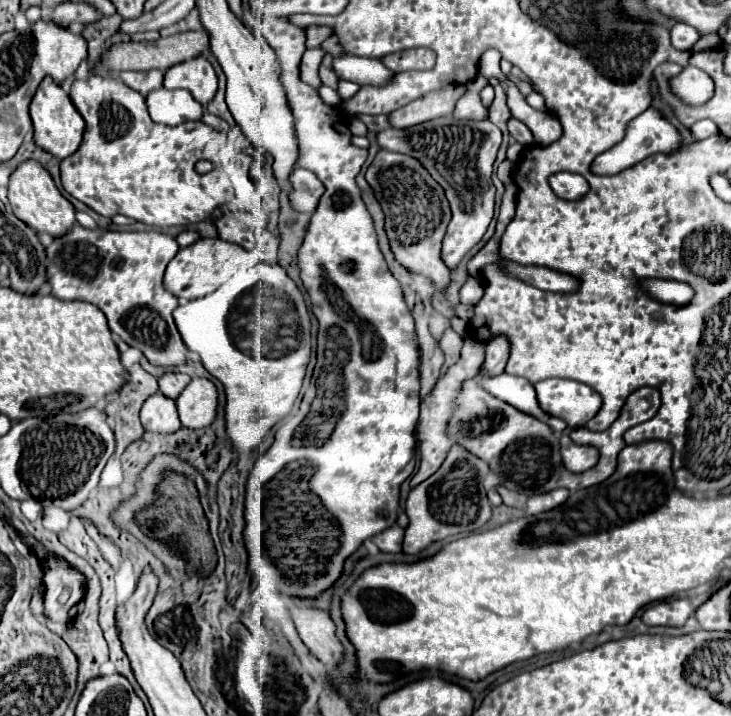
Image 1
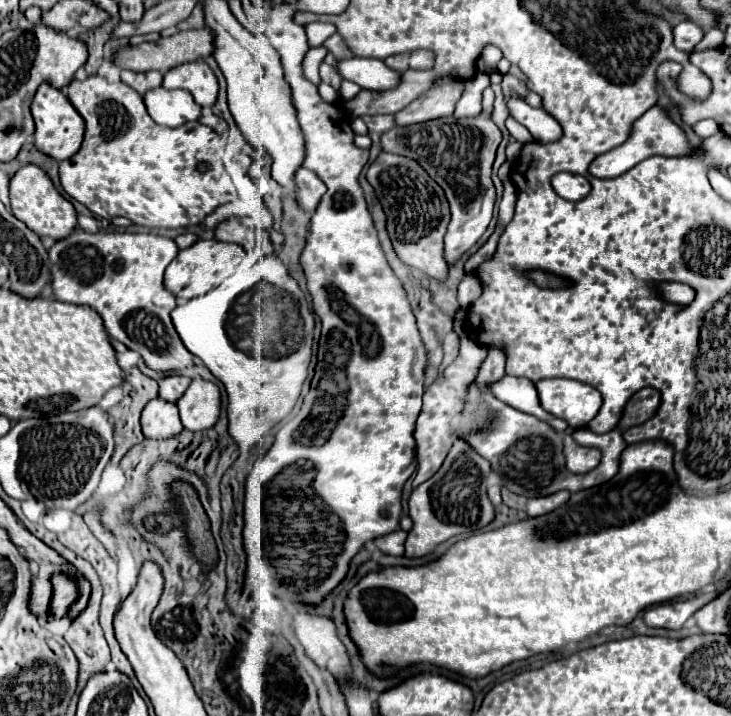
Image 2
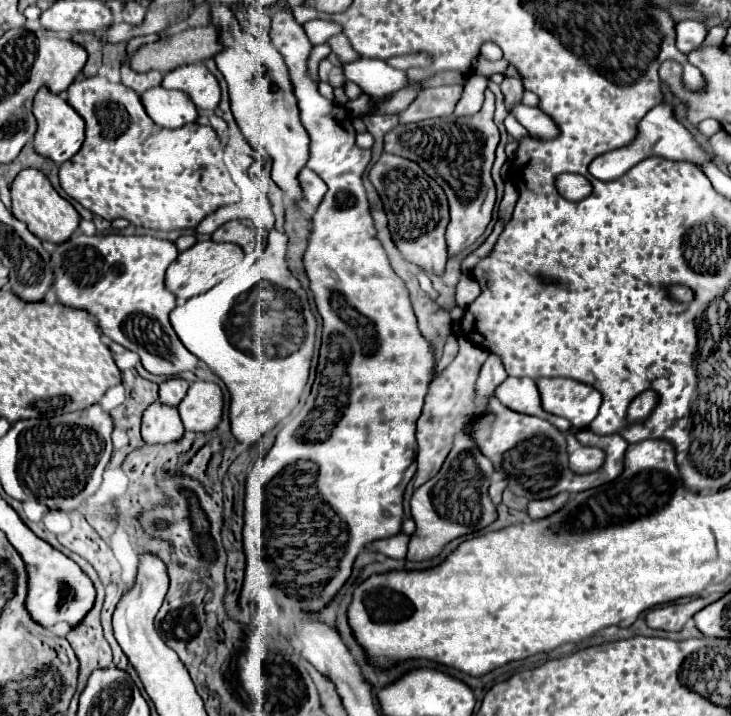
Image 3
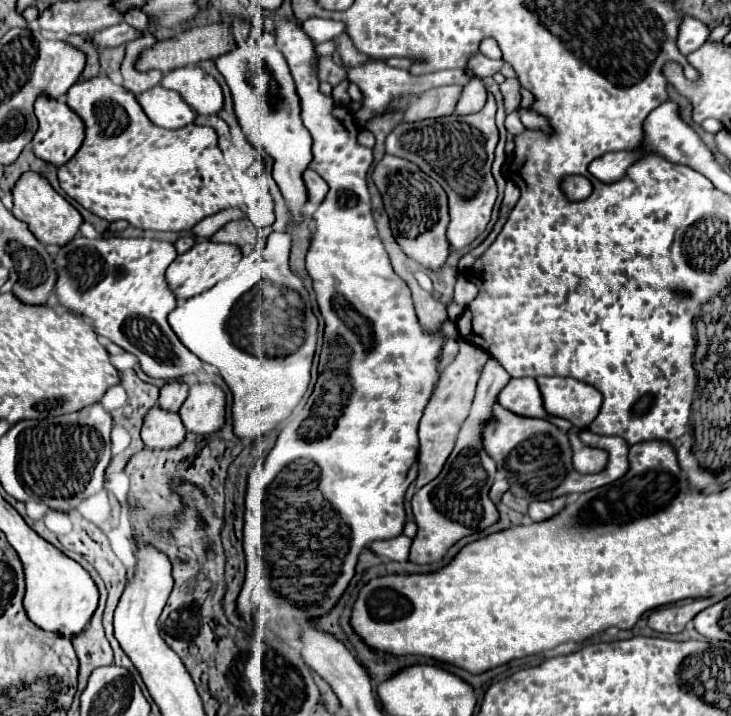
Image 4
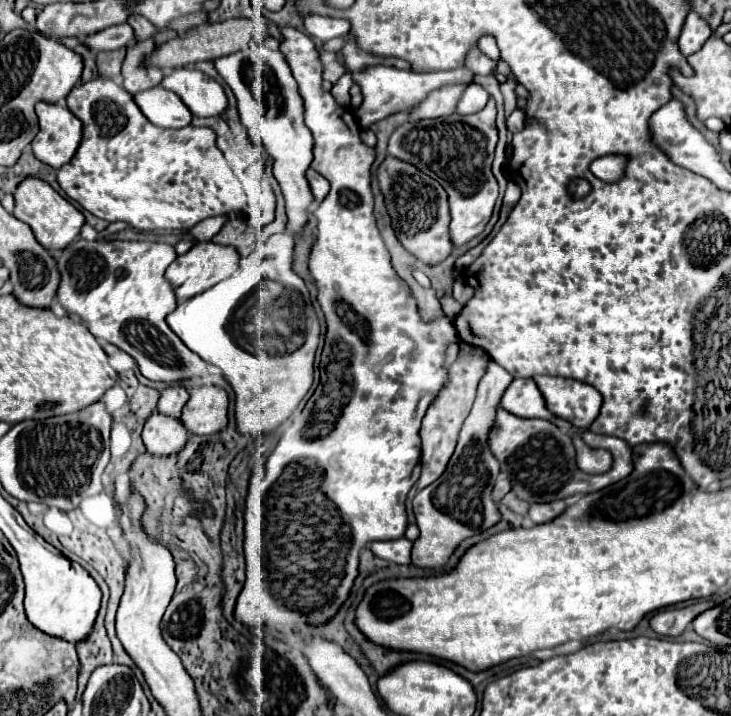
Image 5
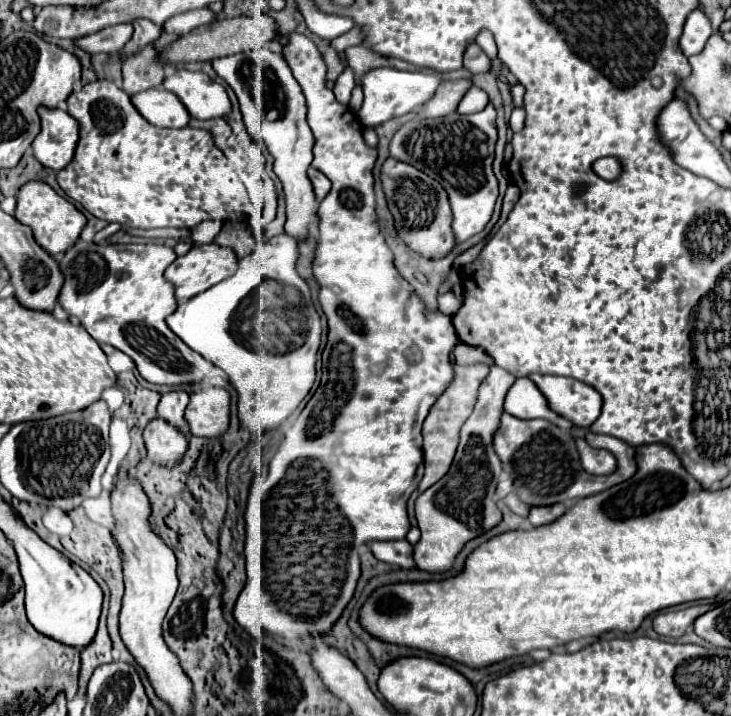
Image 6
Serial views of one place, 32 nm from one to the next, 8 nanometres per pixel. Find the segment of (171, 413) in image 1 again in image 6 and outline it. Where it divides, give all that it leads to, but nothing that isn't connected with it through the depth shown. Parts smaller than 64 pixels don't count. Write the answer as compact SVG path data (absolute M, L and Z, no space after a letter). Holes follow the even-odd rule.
M158 416L156 422L148 422L144 430L144 442L150 460L170 466L178 464L188 448L188 438L184 438L176 426L168 426L168 422Z

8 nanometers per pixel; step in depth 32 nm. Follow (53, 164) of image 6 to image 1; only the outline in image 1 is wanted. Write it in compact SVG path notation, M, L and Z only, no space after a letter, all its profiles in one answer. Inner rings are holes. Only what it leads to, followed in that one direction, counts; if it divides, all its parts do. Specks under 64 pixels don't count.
M44 78L44 82L40 82L32 104L30 104L30 116L32 116L32 124L34 124L34 142L52 152L58 158L66 158L70 154L74 154L82 142L82 132L84 132L84 120L80 116L80 112L76 110L76 106L72 104L68 92L62 90L62 86L58 82L52 82L50 78Z

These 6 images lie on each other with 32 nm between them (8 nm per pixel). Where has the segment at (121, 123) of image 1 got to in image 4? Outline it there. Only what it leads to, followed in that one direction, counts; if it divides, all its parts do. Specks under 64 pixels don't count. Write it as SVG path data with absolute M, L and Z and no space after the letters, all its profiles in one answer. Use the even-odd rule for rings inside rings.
M106 76L78 80L68 90L66 104L84 120L86 138L78 154L58 168L58 180L62 190L92 214L108 222L128 220L132 226L144 230L192 230L200 220L218 212L216 200L220 200L220 210L242 204L240 188L224 164L212 128L196 124L178 130L160 128L150 122L130 90L112 84Z

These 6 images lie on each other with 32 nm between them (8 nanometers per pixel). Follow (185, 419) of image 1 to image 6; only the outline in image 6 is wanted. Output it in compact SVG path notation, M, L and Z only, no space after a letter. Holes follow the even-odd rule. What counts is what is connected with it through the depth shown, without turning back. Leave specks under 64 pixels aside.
M224 388L194 390L184 418L194 436L212 438L224 434L230 424L230 394Z

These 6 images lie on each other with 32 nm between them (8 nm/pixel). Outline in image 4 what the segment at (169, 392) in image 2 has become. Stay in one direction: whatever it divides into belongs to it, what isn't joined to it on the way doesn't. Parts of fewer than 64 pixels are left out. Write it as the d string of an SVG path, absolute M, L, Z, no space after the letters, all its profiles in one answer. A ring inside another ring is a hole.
M172 380L172 382L166 382L160 388L160 400L158 400L158 404L162 408L166 408L166 410L178 412L178 408L182 406L182 402L184 402L186 396L188 396L188 384Z

